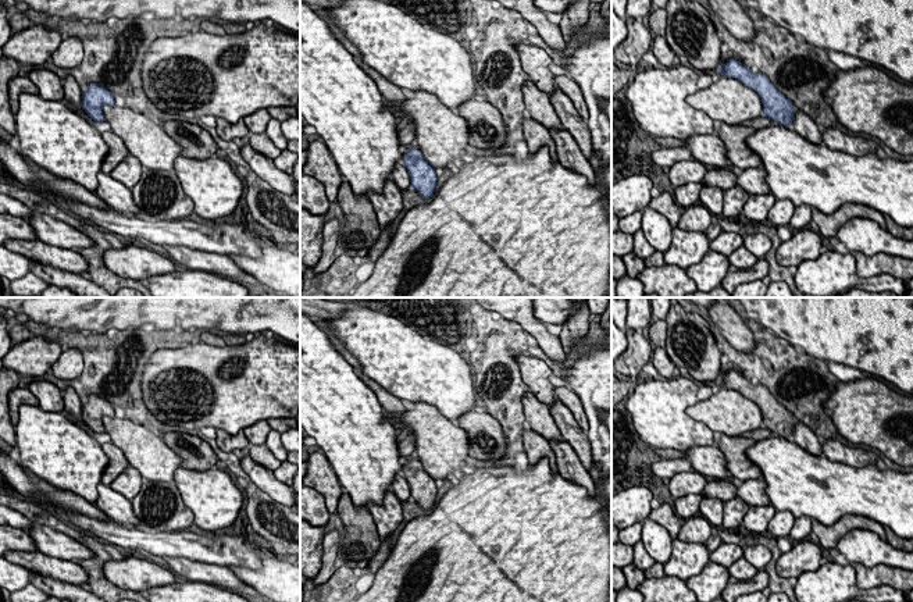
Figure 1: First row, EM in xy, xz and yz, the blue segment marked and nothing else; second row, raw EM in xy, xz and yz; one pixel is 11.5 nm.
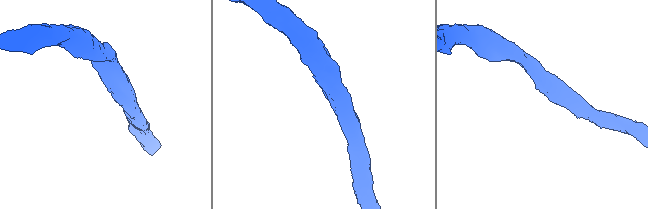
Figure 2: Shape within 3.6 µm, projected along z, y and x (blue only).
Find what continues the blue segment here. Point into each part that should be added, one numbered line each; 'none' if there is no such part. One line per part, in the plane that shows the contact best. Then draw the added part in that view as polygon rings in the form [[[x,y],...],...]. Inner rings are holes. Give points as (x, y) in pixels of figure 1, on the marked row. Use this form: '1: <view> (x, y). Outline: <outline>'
none

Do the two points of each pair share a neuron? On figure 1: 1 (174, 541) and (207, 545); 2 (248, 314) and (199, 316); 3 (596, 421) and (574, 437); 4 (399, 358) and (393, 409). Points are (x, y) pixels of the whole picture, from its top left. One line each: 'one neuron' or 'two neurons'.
1: one neuron
2: one neuron
3: two neurons
4: two neurons

